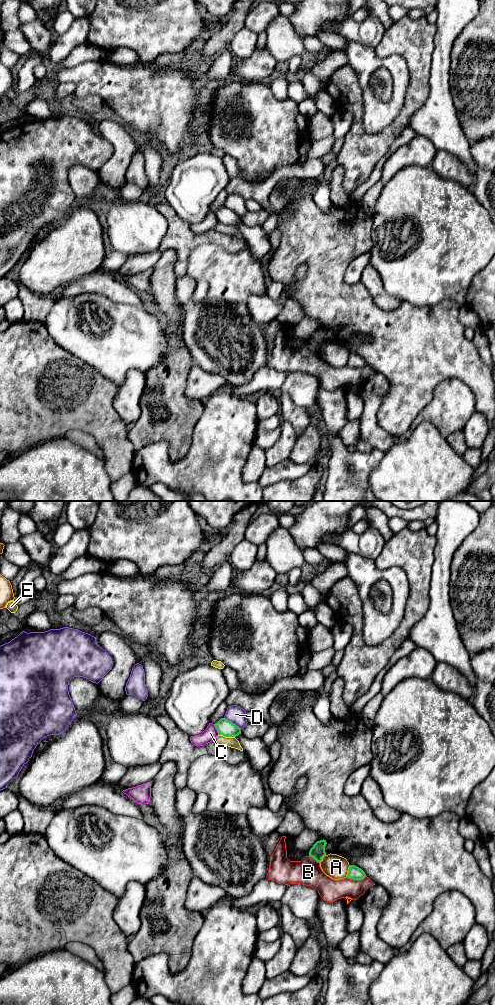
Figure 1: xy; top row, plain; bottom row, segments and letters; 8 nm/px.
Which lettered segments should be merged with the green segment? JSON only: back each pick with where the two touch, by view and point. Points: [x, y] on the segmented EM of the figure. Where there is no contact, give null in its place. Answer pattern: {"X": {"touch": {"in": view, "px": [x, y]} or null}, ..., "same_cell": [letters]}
{"same_cell": []}

